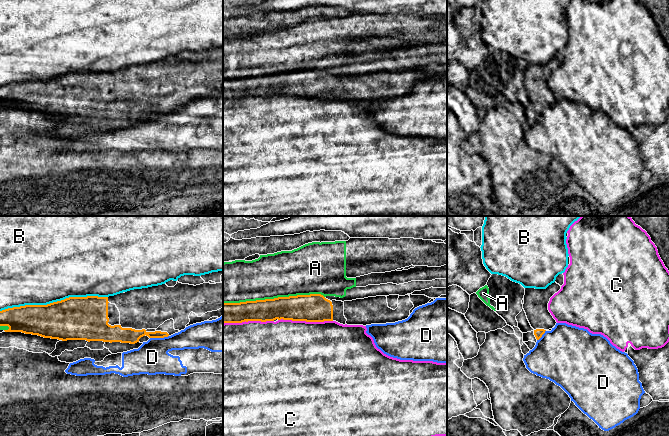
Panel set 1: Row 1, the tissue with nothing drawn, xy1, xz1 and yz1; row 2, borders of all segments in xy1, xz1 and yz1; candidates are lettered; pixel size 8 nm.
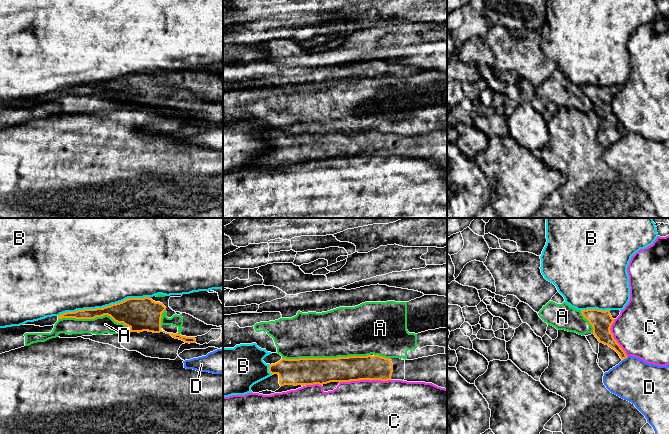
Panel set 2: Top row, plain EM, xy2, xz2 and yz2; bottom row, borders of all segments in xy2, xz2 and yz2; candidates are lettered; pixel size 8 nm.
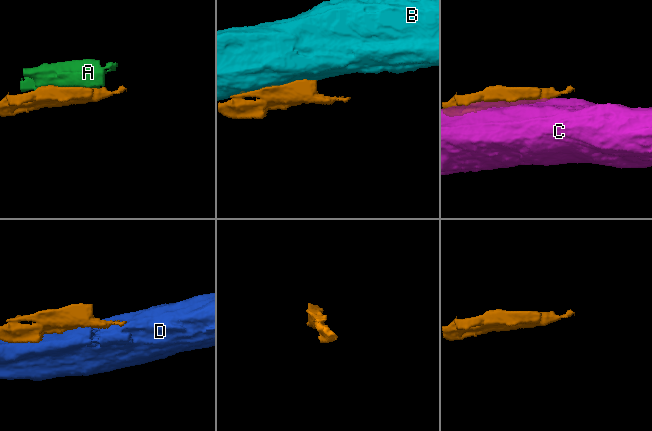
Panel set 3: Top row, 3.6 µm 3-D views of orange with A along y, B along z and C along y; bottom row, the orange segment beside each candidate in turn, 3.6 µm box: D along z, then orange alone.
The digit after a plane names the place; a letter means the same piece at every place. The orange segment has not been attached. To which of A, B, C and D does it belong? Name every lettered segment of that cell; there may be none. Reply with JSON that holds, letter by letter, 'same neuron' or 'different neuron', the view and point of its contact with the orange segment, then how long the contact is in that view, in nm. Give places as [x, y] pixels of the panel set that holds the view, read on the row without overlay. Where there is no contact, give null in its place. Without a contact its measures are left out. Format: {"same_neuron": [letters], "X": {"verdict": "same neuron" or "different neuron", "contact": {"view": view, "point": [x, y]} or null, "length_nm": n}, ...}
{"same_neuron": [], "A": {"verdict": "different neuron", "contact": {"view": "xz1", "point": [274, 74]}, "length_nm": 800}, "B": {"verdict": "different neuron", "contact": {"view": "xy1", "point": [53, 78]}, "length_nm": 850}, "C": {"verdict": "different neuron", "contact": {"view": "xz1", "point": [305, 96]}, "length_nm": 440}, "D": {"verdict": "different neuron", "contact": {"view": "xy1", "point": [159, 113]}, "length_nm": 150}}

